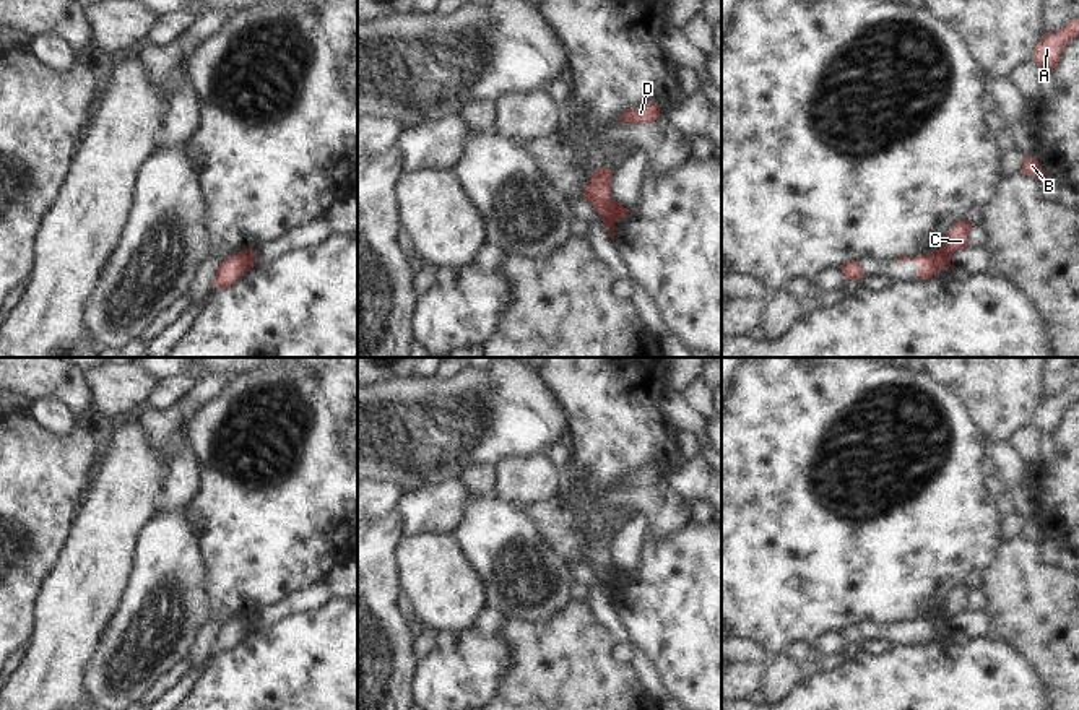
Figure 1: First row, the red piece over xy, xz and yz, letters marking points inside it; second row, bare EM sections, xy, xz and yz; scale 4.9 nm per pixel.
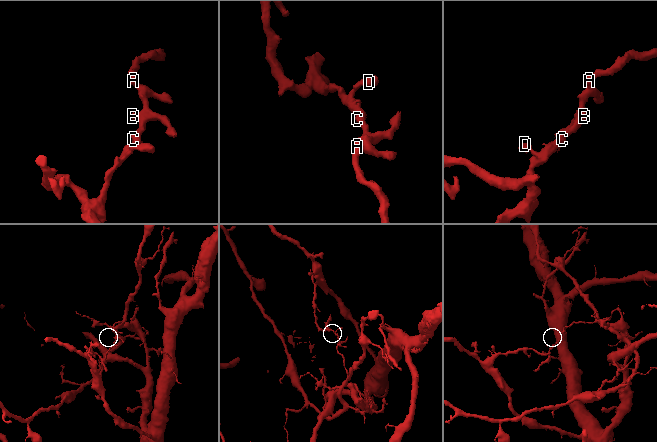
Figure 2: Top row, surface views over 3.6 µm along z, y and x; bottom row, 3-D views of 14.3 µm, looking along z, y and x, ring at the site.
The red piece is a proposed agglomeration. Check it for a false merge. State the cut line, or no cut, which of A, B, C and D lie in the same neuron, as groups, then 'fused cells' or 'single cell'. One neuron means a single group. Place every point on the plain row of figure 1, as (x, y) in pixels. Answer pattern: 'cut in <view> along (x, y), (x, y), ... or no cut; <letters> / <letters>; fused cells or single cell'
cut in yz along (927, 618), (938, 619), (944, 627); A B C / D; fused cells

